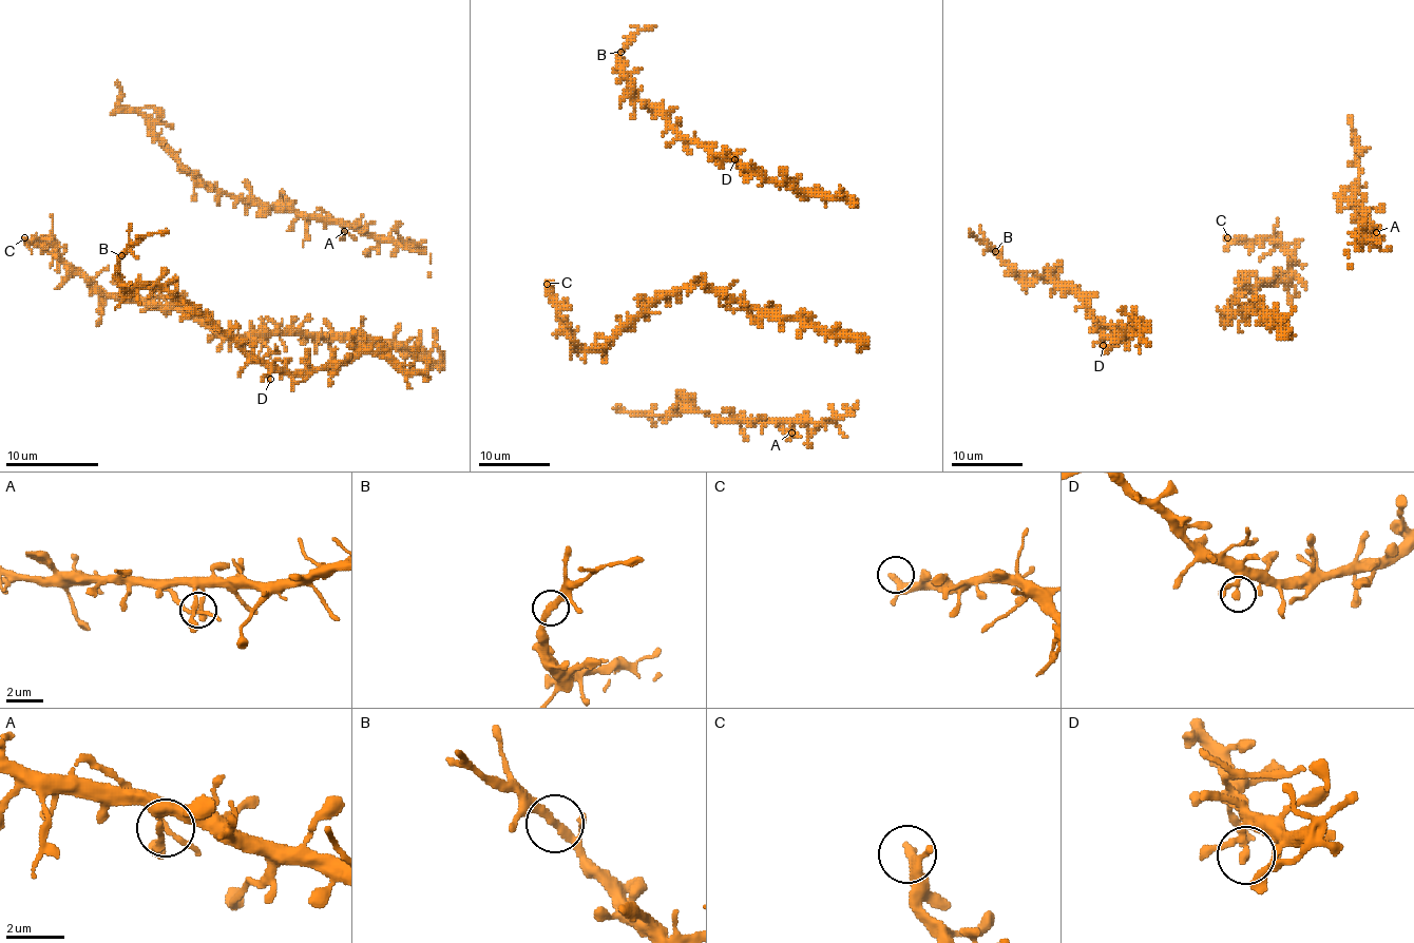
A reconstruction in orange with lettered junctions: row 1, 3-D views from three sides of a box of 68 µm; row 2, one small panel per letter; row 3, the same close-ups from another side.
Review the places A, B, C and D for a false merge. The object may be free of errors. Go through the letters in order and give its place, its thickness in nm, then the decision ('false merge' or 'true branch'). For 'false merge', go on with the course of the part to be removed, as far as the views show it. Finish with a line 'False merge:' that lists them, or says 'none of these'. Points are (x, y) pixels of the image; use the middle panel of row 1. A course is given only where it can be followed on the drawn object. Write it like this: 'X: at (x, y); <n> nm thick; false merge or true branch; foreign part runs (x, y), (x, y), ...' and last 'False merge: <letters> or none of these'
A: at (791, 432); 180 nm thick; true branch
B: at (620, 52); 200 nm thick; true branch
C: at (547, 284); 260 nm thick; true branch
D: at (734, 159); 240 nm thick; true branch
False merge: none of these

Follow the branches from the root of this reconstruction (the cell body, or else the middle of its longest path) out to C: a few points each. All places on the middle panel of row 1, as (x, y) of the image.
C: (786, 319), (763, 315), (703, 284), (690, 284), (654, 297), (604, 345), (578, 347), (562, 329), (547, 284)

